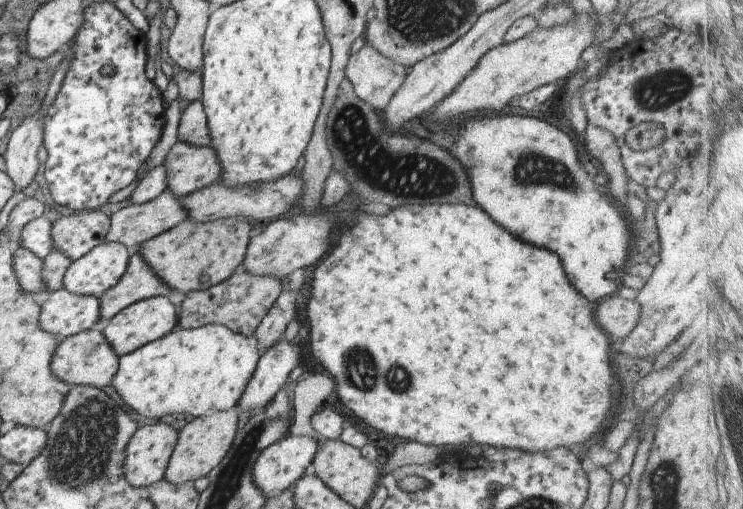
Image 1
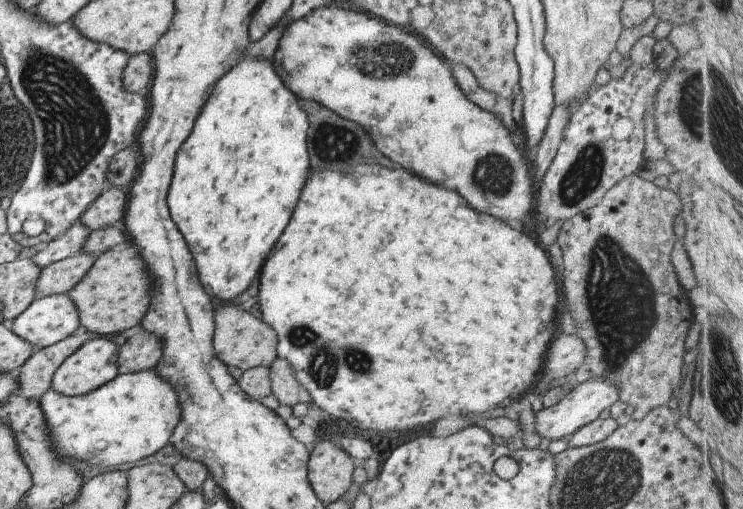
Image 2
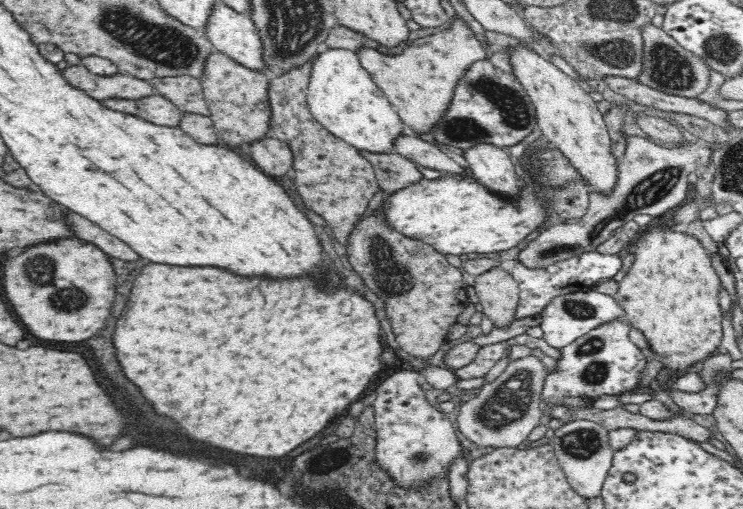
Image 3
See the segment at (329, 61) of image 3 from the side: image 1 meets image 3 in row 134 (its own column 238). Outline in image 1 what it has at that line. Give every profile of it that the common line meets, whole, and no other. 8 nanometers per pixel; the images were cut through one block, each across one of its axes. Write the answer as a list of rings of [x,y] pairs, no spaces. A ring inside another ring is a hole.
[[[214,323],[190,330],[177,327],[162,338],[121,356],[110,385],[122,402],[142,418],[152,420],[182,412],[197,419],[236,407],[260,356],[255,334],[246,337]]]

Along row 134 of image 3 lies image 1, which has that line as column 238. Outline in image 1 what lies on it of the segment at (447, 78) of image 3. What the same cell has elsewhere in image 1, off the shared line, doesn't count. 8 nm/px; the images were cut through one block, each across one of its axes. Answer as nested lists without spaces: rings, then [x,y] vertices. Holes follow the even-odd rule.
[[[237,408],[226,412],[213,412],[210,416],[201,416],[186,423],[178,431],[177,443],[168,461],[163,478],[173,485],[193,483],[198,478],[208,476],[210,471],[226,456],[236,436],[238,426]]]

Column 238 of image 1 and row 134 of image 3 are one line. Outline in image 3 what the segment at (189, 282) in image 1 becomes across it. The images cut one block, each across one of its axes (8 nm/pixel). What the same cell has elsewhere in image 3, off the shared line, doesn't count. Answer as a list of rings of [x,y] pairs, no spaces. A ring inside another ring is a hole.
[[[220,51],[211,52],[204,63],[204,72],[199,78],[203,95],[210,109],[209,117],[214,123],[218,137],[230,147],[245,146],[268,137],[271,106],[269,105],[268,72],[252,70]]]

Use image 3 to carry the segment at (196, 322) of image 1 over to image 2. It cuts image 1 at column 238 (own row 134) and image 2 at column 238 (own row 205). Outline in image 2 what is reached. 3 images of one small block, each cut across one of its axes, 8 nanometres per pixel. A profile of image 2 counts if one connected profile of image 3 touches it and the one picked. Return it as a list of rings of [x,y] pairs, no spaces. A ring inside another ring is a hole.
[[[225,305],[214,312],[214,348],[218,360],[224,362],[226,367],[240,368],[242,371],[272,364],[277,357],[278,336],[276,332],[268,324],[264,324],[262,319],[253,316],[250,311],[244,311],[238,305]]]

